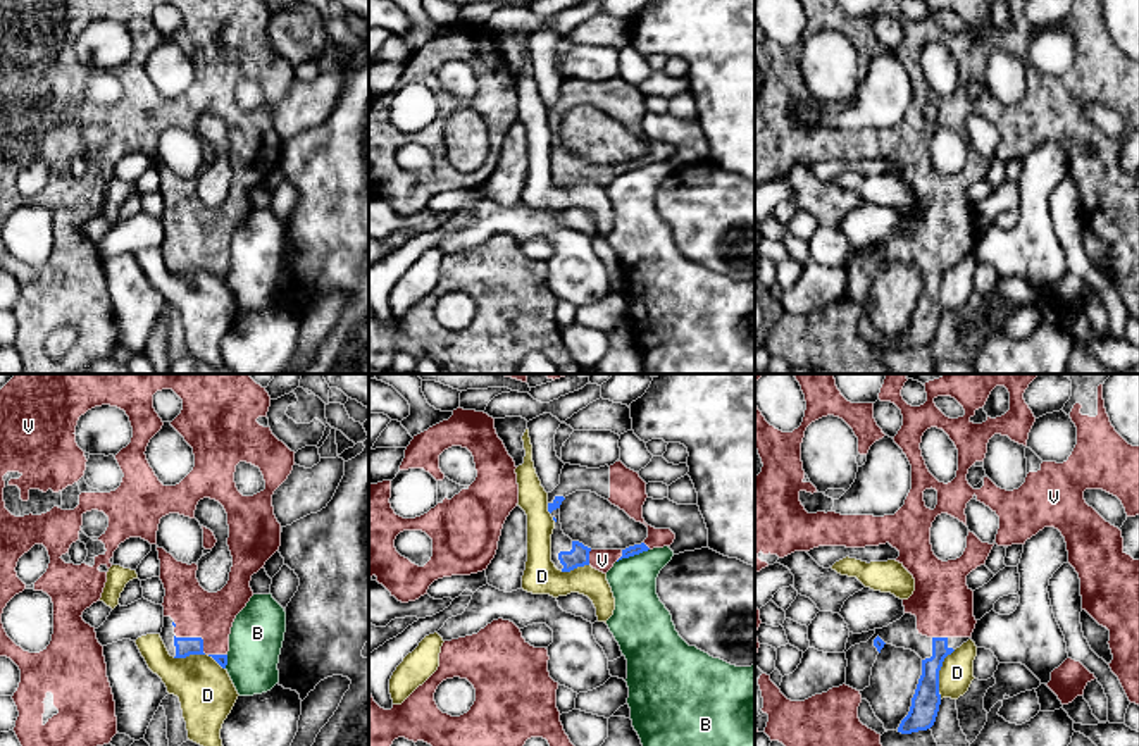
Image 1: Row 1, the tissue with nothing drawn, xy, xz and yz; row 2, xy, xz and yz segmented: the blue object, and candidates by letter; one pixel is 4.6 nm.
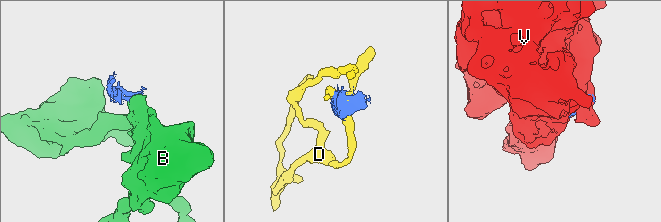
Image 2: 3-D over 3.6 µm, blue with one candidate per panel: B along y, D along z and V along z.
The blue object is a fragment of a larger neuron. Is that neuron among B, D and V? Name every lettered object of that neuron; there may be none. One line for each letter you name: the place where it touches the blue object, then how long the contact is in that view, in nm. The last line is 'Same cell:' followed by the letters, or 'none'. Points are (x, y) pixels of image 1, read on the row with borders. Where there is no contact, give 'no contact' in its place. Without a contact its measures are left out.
V: contact xy (195, 638); length 170 nm
Same cell: V

